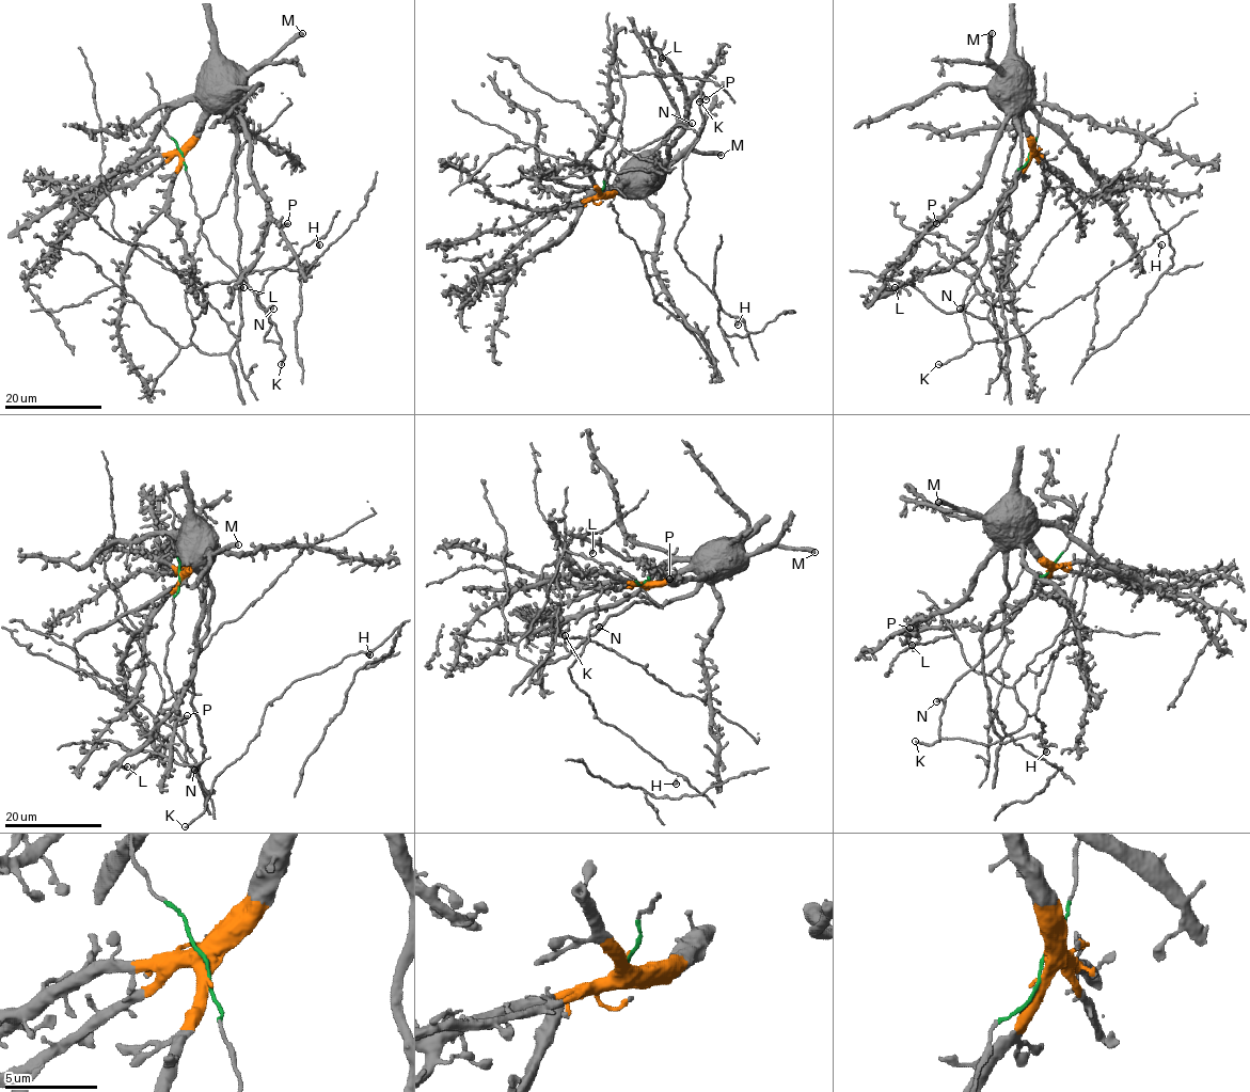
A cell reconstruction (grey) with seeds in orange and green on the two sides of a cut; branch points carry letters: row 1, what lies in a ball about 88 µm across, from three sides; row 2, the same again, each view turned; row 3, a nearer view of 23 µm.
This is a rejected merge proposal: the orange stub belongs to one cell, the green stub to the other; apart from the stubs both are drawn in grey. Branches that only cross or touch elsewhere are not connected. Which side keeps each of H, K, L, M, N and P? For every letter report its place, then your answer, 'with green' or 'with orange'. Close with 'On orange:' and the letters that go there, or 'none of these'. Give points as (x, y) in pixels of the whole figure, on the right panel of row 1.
H: place (1161, 244); with green
K: place (938, 364); with green
L: place (895, 287); with orange
M: place (992, 33); with orange
N: place (960, 309); with green
P: place (936, 223); with orange
On orange: L, M, P

